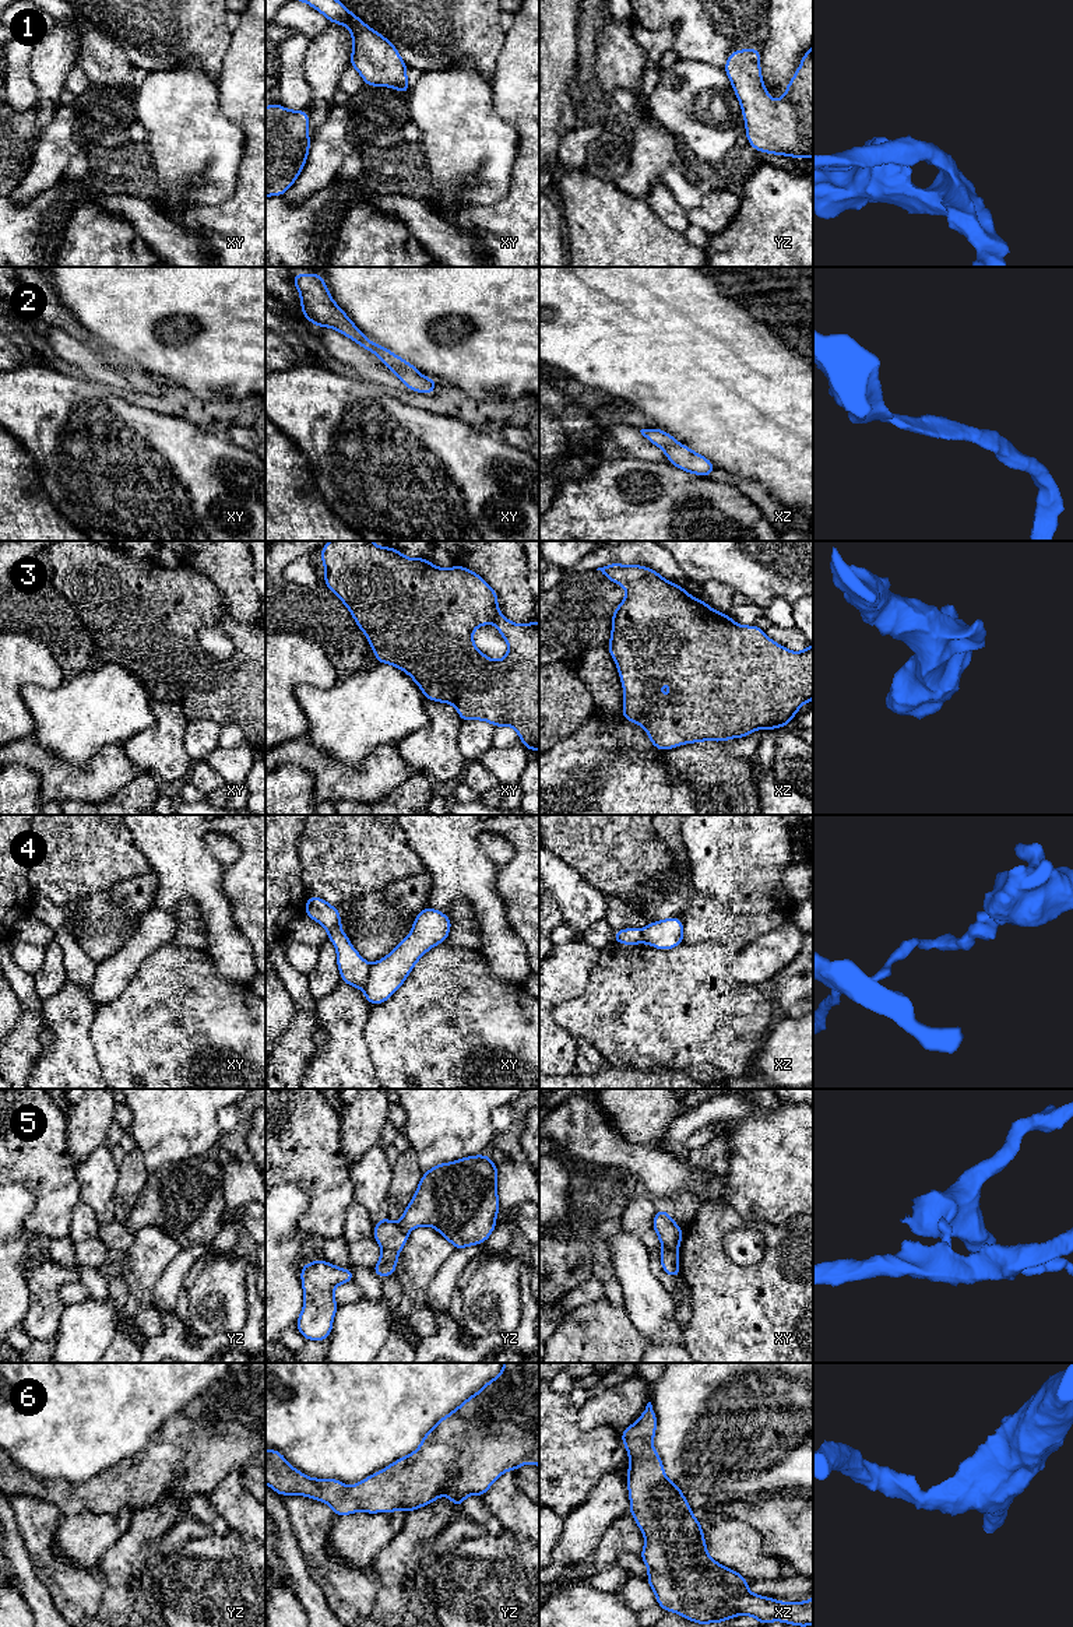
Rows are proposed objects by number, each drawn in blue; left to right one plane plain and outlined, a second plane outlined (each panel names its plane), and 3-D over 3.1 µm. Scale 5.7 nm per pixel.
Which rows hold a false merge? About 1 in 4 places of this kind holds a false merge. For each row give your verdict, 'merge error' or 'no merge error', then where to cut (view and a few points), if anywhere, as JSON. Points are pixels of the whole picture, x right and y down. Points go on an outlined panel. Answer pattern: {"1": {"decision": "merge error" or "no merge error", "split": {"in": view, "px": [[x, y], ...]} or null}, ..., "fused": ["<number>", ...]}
{"1": {"decision": "no merge error", "split": null}, "2": {"decision": "no merge error", "split": null}, "3": {"decision": "no merge error", "split": null}, "4": {"decision": "merge error", "split": {"in": "xy", "px": [[372, 965], [366, 983], [362, 987]]}}, "5": {"decision": "merge error", "split": {"in": "yz", "px": [[383, 1248], [393, 1250], [397, 1254]]}}, "6": {"decision": "no merge error", "split": null}, "fused": ["4", "5"]}

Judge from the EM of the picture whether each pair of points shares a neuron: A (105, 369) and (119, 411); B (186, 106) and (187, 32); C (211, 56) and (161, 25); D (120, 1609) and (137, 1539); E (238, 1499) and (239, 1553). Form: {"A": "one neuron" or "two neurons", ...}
{"A": "two neurons", "B": "two neurons", "C": "one neuron", "D": "one neuron", "E": "two neurons"}

